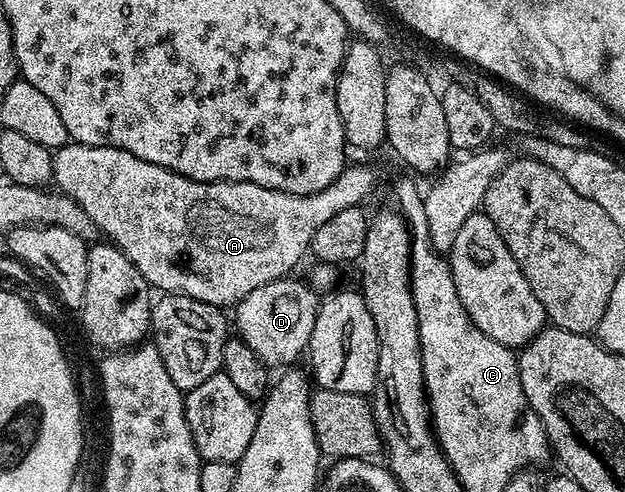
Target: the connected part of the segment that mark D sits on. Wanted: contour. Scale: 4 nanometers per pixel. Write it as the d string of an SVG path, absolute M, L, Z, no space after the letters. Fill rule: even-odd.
M295 278L273 280L264 286L256 286L233 309L232 324L238 327L237 339L243 340L266 363L267 369L277 370L292 366L304 356L310 347L312 326L316 322L320 296L309 283L302 284Z

